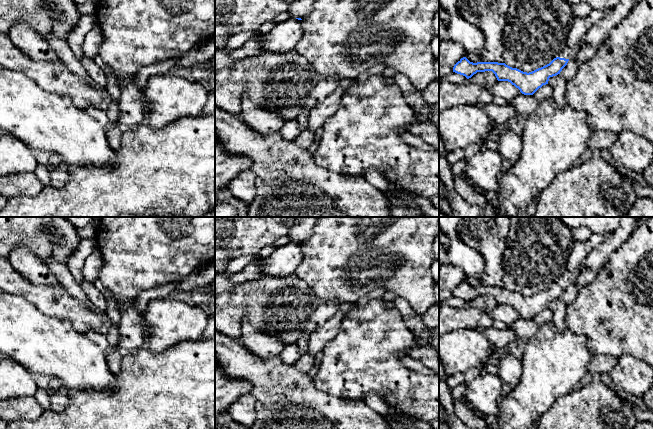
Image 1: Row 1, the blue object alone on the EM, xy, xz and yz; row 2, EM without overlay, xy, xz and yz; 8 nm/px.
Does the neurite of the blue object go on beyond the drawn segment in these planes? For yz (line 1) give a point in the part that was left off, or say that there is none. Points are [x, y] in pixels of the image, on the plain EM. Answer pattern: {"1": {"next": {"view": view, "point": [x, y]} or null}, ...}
{"1": {"next": {"view": "yz", "point": [579, 251]}}}

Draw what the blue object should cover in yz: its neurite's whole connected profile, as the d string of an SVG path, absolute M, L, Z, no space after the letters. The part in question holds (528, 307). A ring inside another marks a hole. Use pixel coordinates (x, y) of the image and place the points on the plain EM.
M593 233L585 242L575 241L571 248L571 255L567 262L567 271L559 281L549 288L532 296L523 296L505 287L498 286L470 286L466 281L461 282L453 291L453 296L471 302L477 296L492 295L498 305L508 305L524 319L533 319L543 309L548 308L549 302L560 298L568 285L575 283L581 265L587 255L597 247L606 237L604 234Z

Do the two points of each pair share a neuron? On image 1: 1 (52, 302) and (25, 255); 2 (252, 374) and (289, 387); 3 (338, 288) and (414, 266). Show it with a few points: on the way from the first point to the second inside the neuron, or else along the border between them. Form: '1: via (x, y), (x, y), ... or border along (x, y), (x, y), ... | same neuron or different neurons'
1: border along (22, 275), (36, 285), (61, 287) | different neurons
2: via (261, 374), (267, 375), (280, 387) | same neuron
3: via (357, 284), (368, 273), (395, 272) | same neuron

